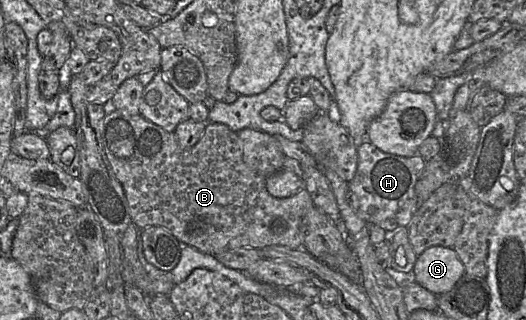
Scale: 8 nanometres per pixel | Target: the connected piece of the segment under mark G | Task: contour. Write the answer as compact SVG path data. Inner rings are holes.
M432 246L417 256L412 273L415 282L438 296L454 287L465 267L453 248Z

